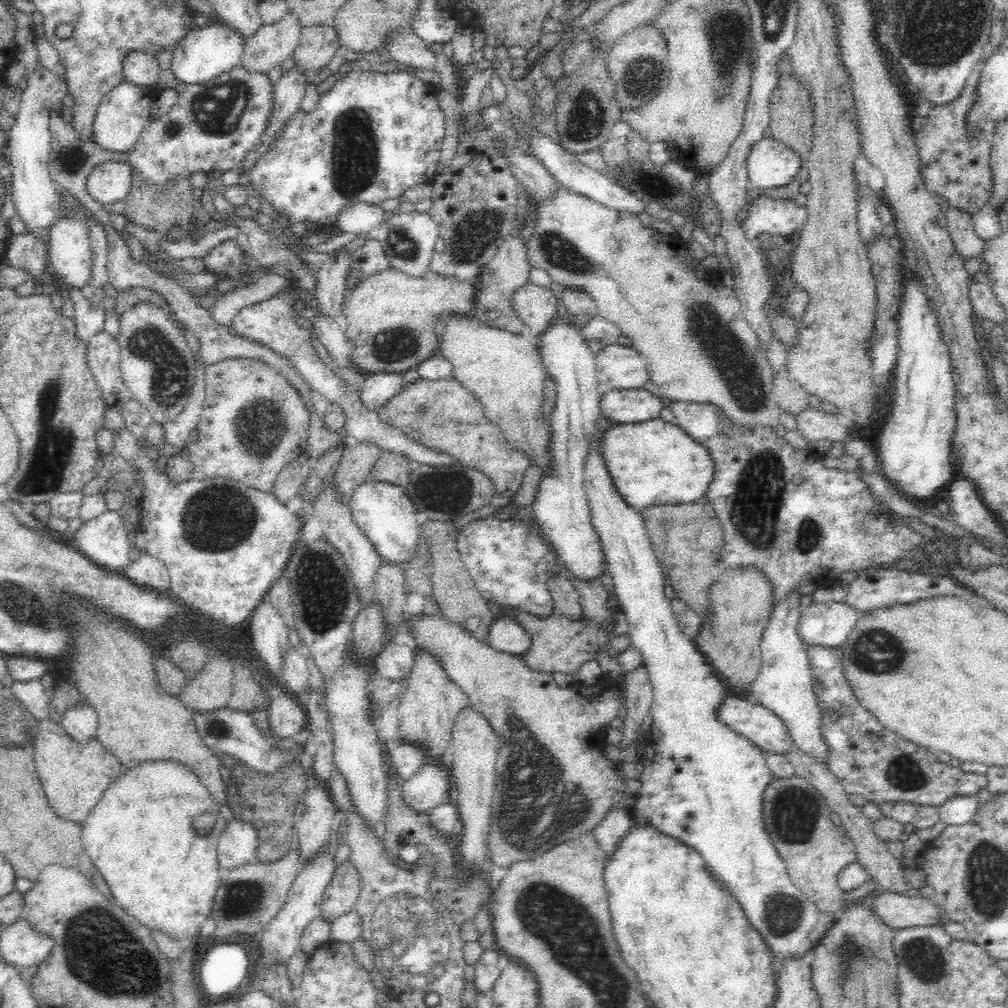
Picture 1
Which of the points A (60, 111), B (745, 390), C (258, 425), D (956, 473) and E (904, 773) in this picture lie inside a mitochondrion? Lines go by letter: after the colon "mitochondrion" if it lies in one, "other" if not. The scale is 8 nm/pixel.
A: other
B: mitochondrion
C: mitochondrion
D: other
E: mitochondrion

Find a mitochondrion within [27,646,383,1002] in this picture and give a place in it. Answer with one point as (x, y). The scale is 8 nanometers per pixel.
(95, 954)

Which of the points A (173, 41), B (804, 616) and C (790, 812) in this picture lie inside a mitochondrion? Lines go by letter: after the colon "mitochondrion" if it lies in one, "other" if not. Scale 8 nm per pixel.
A: other
B: other
C: mitochondrion

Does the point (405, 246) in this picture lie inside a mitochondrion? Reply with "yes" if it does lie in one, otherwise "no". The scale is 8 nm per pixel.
yes

